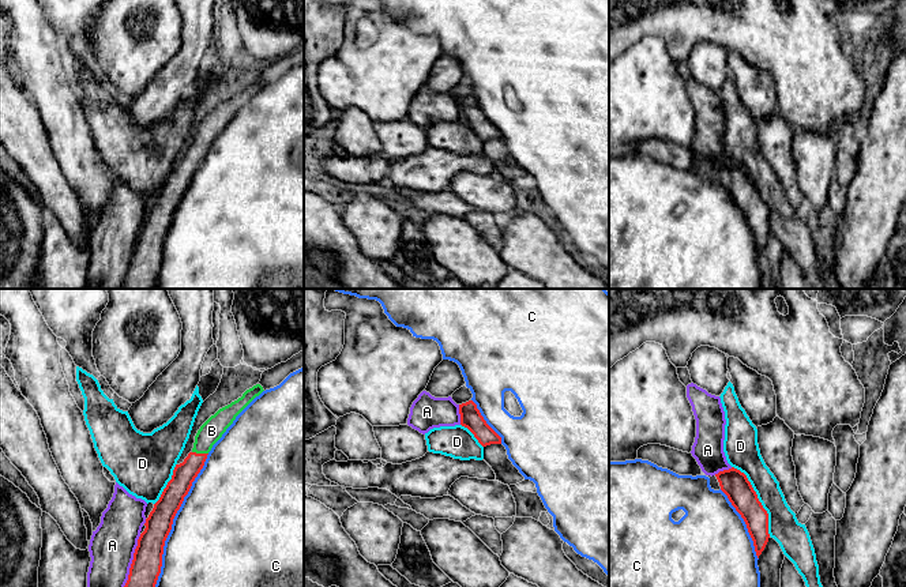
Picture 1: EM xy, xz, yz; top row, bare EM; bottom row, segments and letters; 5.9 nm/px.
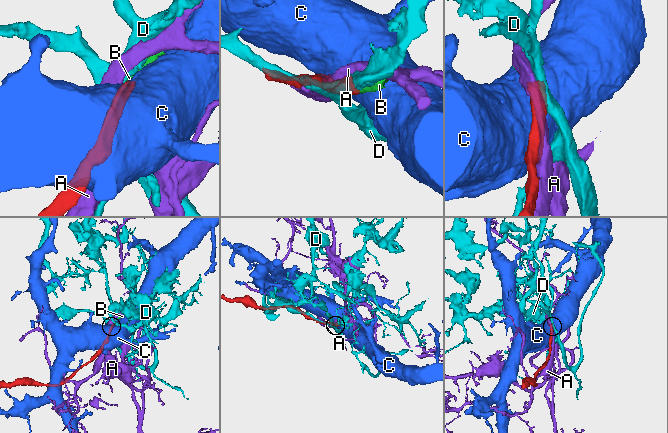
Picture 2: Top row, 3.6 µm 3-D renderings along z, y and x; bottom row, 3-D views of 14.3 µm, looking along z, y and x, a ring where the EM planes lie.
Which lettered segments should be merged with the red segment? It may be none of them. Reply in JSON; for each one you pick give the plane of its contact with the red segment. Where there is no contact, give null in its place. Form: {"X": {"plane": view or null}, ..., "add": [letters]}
{"B": {"plane": "xy"}, "add": ["B"]}

